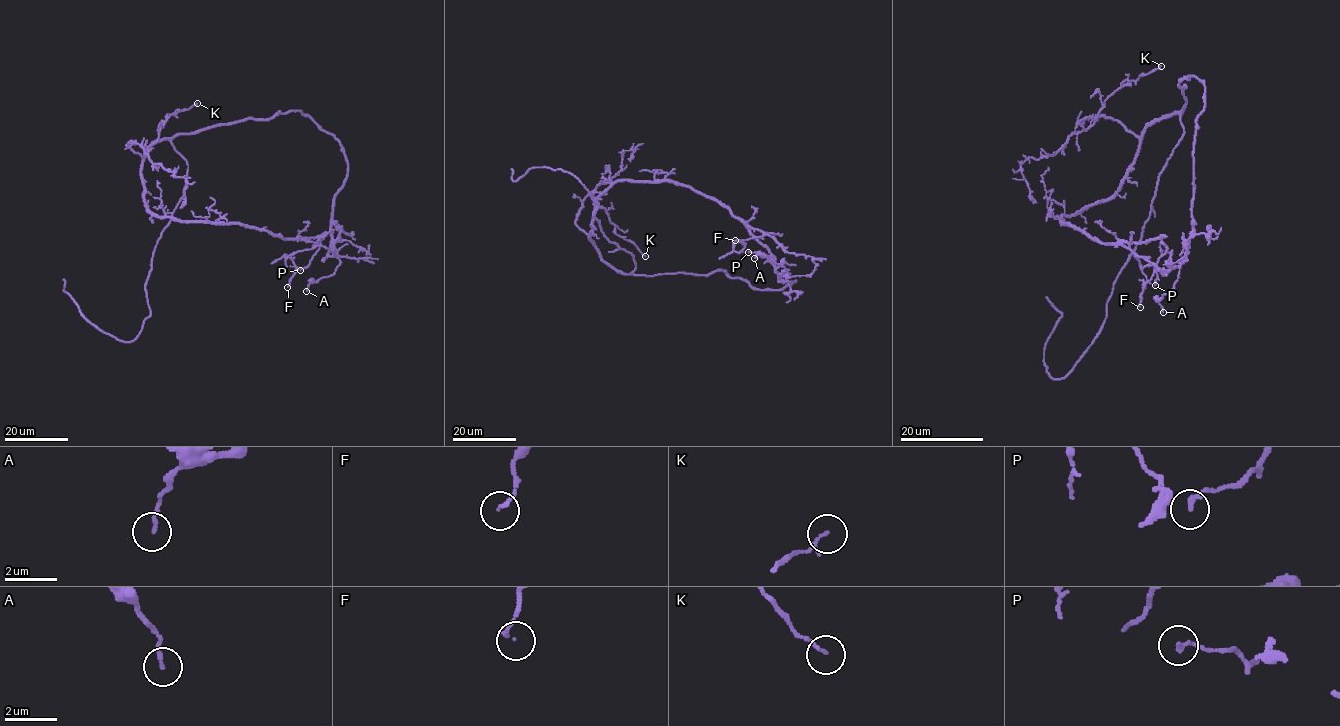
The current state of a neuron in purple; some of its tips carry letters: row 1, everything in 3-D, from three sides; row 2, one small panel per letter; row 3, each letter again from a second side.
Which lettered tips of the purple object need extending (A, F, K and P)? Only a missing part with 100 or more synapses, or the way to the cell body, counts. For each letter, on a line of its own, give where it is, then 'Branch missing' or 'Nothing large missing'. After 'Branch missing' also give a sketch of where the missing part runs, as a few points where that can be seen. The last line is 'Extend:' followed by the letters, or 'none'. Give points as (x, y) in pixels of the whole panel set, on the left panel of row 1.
A: Place: (306, 291). Nothing large missing
F: Place: (287, 287). Nothing large missing
K: Place: (197, 103). Nothing large missing
P: Place: (300, 270). Nothing large missing
Extend: none

